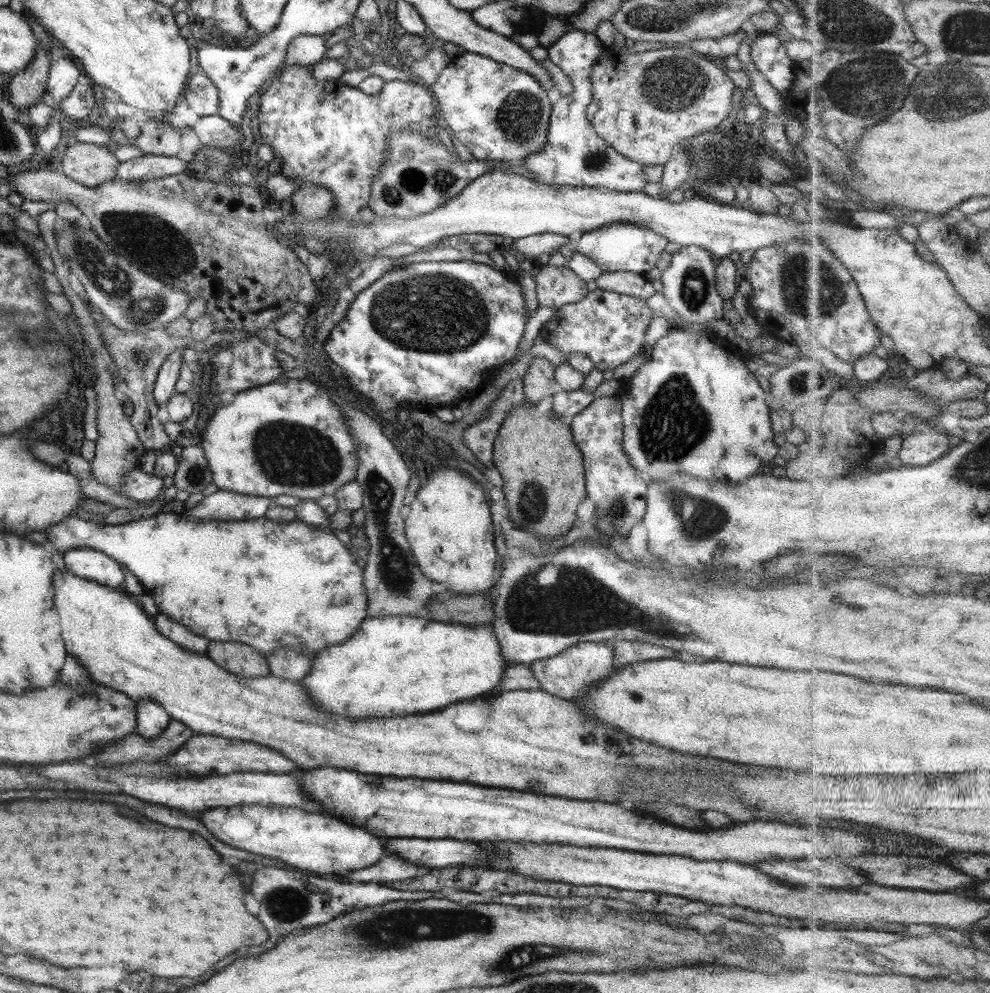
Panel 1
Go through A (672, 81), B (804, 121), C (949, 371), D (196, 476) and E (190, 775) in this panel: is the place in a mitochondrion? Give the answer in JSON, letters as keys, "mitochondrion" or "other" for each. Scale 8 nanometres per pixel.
{"A":"mitochondrion","B":"other","C":"other","D":"mitochondrion","E":"other"}

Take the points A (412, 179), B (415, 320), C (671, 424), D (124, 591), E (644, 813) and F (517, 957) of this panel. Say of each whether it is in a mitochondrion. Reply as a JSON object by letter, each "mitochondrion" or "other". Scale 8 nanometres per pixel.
{"A":"mitochondrion","B":"mitochondrion","C":"mitochondrion","D":"other","E":"other","F":"mitochondrion"}

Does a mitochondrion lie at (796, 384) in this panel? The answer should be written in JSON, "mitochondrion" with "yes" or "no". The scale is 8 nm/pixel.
{"mitochondrion":"yes"}

